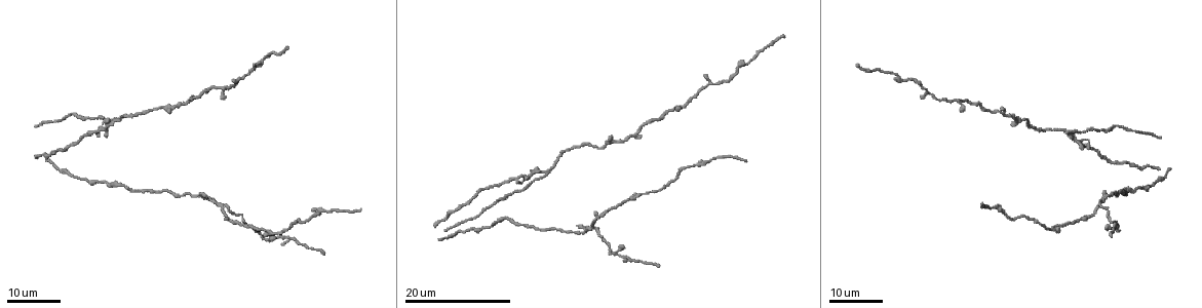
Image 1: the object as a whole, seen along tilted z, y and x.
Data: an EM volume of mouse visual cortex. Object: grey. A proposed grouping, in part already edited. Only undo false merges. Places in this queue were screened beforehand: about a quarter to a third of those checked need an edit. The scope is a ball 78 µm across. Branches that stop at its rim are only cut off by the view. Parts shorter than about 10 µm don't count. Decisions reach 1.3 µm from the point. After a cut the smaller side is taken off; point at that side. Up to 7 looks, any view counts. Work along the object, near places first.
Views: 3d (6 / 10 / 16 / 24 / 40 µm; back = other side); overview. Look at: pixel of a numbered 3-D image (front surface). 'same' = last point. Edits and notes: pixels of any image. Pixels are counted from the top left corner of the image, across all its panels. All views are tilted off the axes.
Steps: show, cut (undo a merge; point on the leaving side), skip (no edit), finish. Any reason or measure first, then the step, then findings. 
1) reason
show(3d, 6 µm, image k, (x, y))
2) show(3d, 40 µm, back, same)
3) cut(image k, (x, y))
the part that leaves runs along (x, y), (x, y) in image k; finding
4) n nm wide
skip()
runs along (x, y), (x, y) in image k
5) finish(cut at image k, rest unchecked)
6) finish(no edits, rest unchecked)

show(3d, 24 µm, image 1, (484, 229))

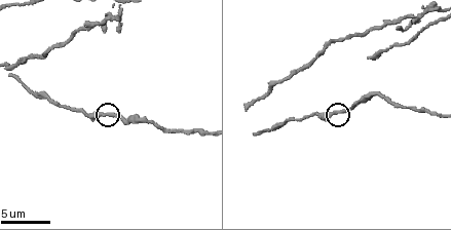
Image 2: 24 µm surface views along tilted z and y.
show(3d, 6 µm, image 2, (106, 113))

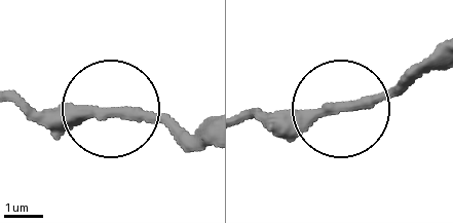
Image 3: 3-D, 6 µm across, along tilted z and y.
skip()
all the same neuron

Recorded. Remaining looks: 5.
small branch off a trunk
show(3d, 16 µm, image 1, (545, 174))

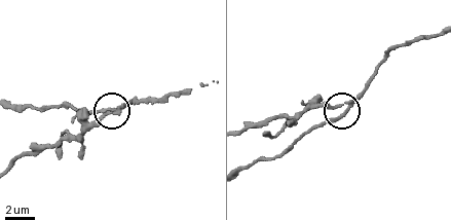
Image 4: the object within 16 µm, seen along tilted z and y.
show(3d, 10 µm, image 4, (343, 114))

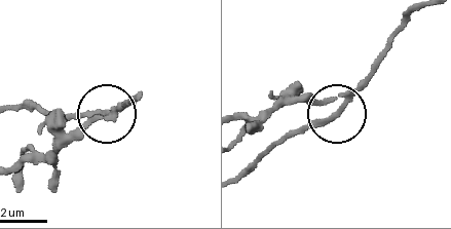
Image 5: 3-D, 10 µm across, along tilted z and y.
cut(image 5, (83, 130))
the part that leaves runs along (344, 97), (298, 97), (263, 115), (240, 120) in image 5; two neurons meet here

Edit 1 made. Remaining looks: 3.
show(overview)

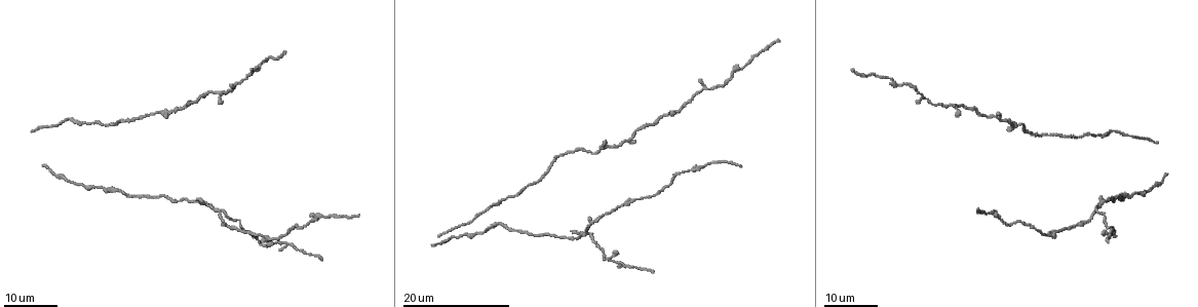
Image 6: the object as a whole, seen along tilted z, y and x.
three arms meet
show(3d, 16 µm, image 6, (588, 232))

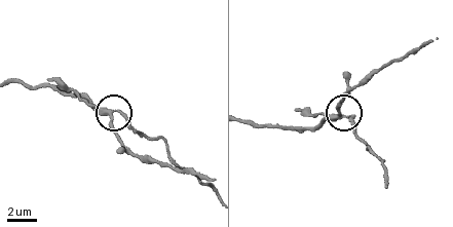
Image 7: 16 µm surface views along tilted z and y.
show(3d, 6 µm, image 7, (110, 117))

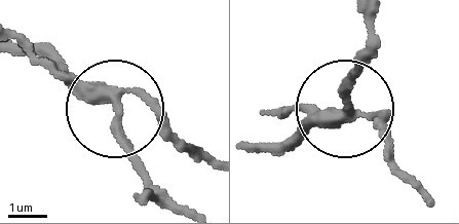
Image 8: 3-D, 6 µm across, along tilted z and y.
side arm 26 µm
cut(image 8, (153, 100))
the part that leaves runs along (99, 88), (124, 90), (181, 145), (213, 156) in image 8; a second neuron is stuck on

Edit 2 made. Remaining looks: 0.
finish(cut at image 5, cut at image 8, rest unchecked)

